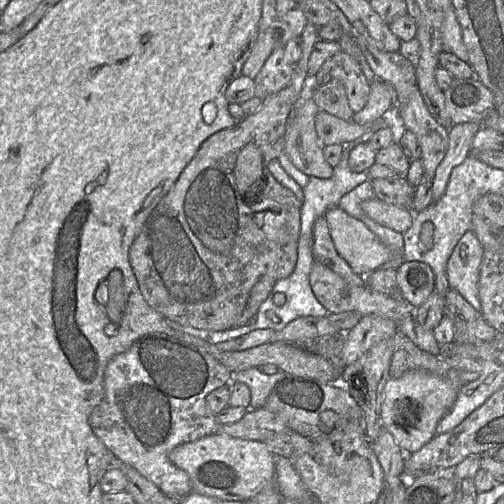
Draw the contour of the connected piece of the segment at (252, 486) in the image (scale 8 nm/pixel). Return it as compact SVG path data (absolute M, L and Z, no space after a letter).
M221 433L180 444L169 453L169 459L188 473L192 491L223 500L245 501L275 478L274 456L265 442Z

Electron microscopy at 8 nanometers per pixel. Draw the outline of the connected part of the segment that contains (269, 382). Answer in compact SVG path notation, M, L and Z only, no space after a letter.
M252 367L233 374L231 382L238 381L245 383L251 393L250 408L259 409L264 407L275 385L286 376L287 373L282 370L279 370L273 375L268 375L261 372L258 367Z

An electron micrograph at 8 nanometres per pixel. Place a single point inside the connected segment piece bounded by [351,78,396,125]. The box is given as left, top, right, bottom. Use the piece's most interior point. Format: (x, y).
(382, 97)

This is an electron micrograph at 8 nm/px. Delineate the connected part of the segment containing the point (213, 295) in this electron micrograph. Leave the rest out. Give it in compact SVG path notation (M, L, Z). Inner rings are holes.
M292 84L284 88L280 92L269 96L262 101L260 109L253 115L244 117L244 120L239 122L238 125L221 130L210 136L200 147L194 158L183 170L174 186L170 189L168 194L159 202L147 218L142 230L135 238L129 250L129 259L136 279L139 284L140 291L147 301L147 303L154 308L157 312L165 316L171 321L178 322L184 326L190 326L197 329L209 331L224 331L236 326L243 310L247 304L251 289L253 286L265 275L272 276L277 280L287 278L292 274L298 260L298 243L301 234L301 205L295 194L288 188L282 186L270 173L268 165L270 161L277 159L285 148L285 137L287 130L287 119L293 107L296 107L299 101L300 94L297 94ZM247 144L254 144L261 151L263 156L263 174L264 181L262 183L259 201L261 196L266 197L265 201L261 202L254 208L246 205L238 191L234 168L236 164L236 157L240 150Z

